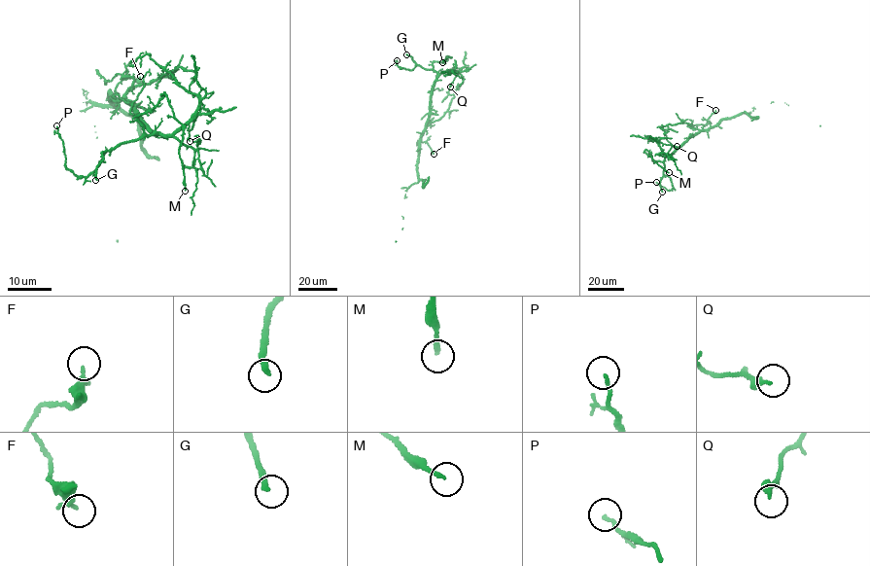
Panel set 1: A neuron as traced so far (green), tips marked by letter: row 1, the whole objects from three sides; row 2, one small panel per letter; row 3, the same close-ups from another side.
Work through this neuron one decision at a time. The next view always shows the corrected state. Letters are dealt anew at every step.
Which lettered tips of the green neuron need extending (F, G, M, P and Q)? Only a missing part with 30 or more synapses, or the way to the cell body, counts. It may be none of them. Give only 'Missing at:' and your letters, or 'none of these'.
Missing at: none of these

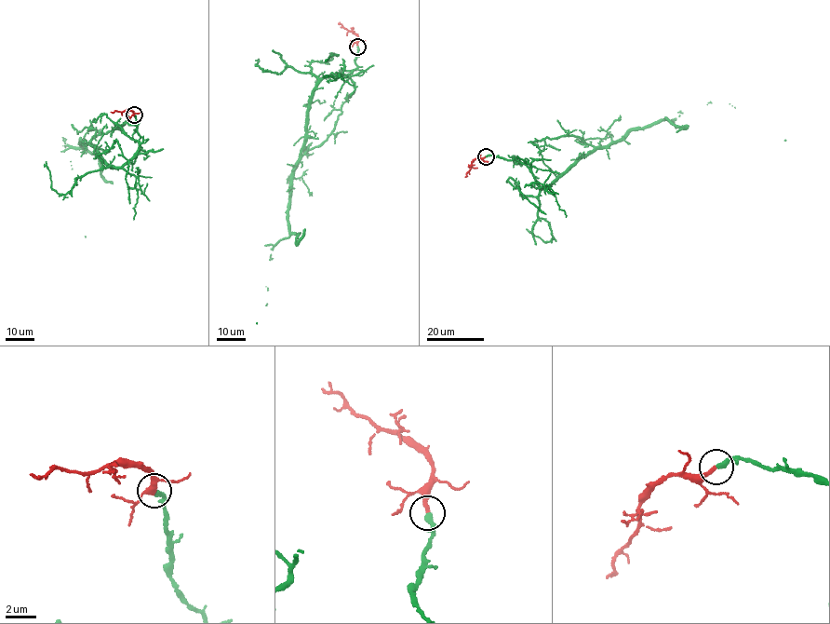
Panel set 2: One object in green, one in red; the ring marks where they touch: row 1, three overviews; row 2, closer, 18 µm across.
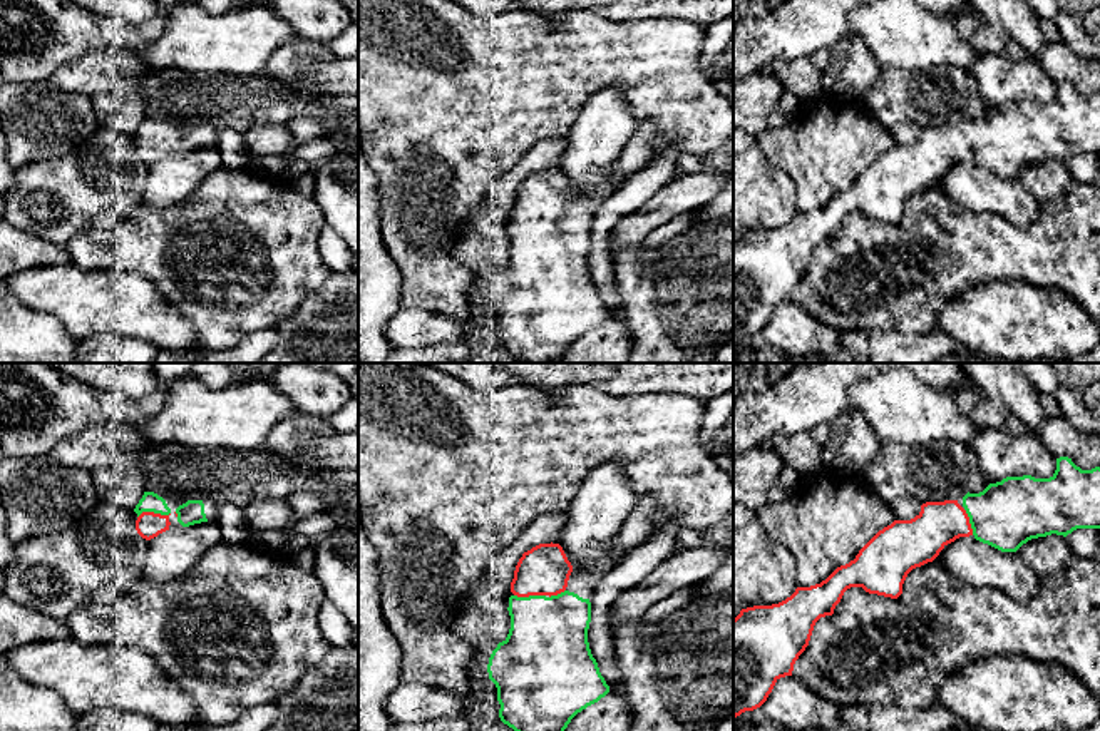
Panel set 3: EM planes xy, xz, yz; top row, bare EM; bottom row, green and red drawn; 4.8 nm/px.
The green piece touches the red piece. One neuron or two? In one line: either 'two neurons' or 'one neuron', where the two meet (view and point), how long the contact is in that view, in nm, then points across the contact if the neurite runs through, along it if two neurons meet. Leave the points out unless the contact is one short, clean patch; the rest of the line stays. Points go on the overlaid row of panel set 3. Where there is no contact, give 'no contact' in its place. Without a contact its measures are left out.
one neuron; meets green in xy at (153, 511); contact 160 nm long; runs through xy (151, 502), (153, 511), (153, 519), (148, 524)

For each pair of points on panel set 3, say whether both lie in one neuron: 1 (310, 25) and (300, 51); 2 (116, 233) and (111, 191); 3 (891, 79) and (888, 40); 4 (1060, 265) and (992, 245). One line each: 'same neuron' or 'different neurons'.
1: different neurons
2: different neurons
3: different neurons
4: same neuron

